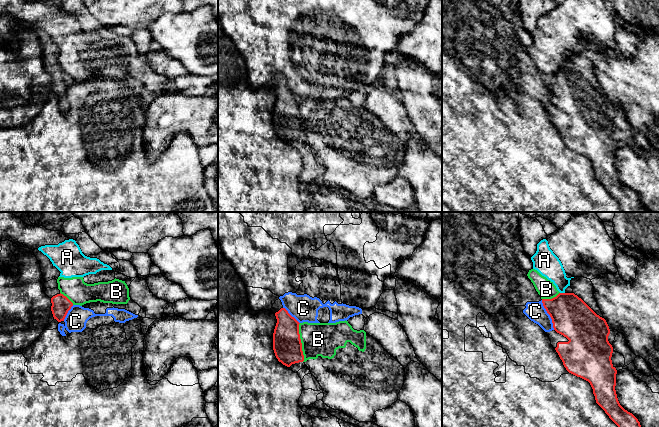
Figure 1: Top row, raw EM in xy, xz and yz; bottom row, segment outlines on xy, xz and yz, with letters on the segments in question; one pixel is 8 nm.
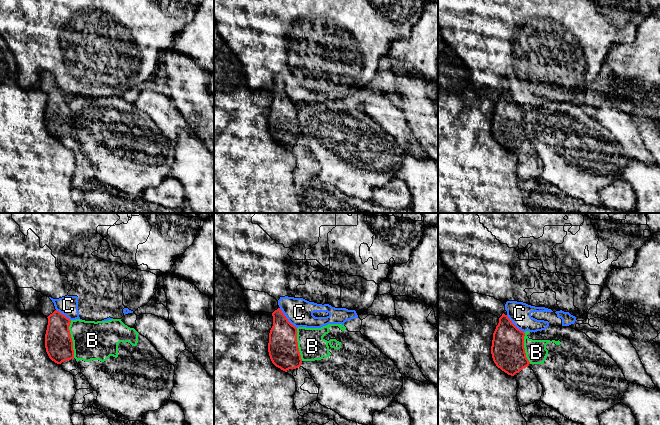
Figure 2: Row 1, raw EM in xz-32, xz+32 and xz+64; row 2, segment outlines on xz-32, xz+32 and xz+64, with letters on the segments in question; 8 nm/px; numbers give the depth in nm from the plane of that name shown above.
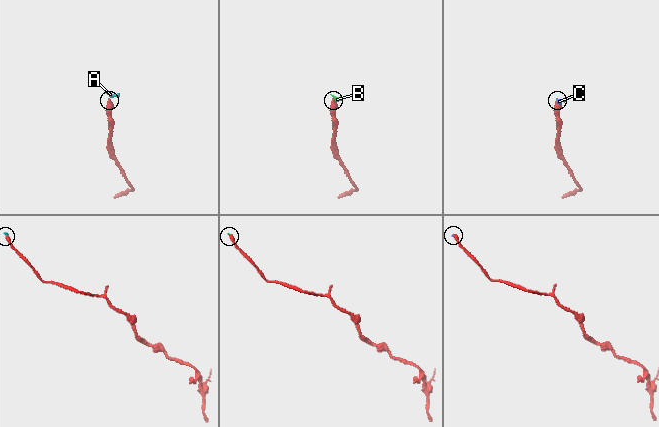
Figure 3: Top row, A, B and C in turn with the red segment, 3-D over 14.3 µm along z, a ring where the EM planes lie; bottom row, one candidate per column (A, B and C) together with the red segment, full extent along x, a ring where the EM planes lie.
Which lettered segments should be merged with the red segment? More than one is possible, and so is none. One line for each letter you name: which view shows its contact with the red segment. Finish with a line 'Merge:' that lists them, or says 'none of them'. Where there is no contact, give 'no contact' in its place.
Merge: none of them

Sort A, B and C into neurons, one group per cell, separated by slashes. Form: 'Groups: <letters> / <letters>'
Groups: A B / C

